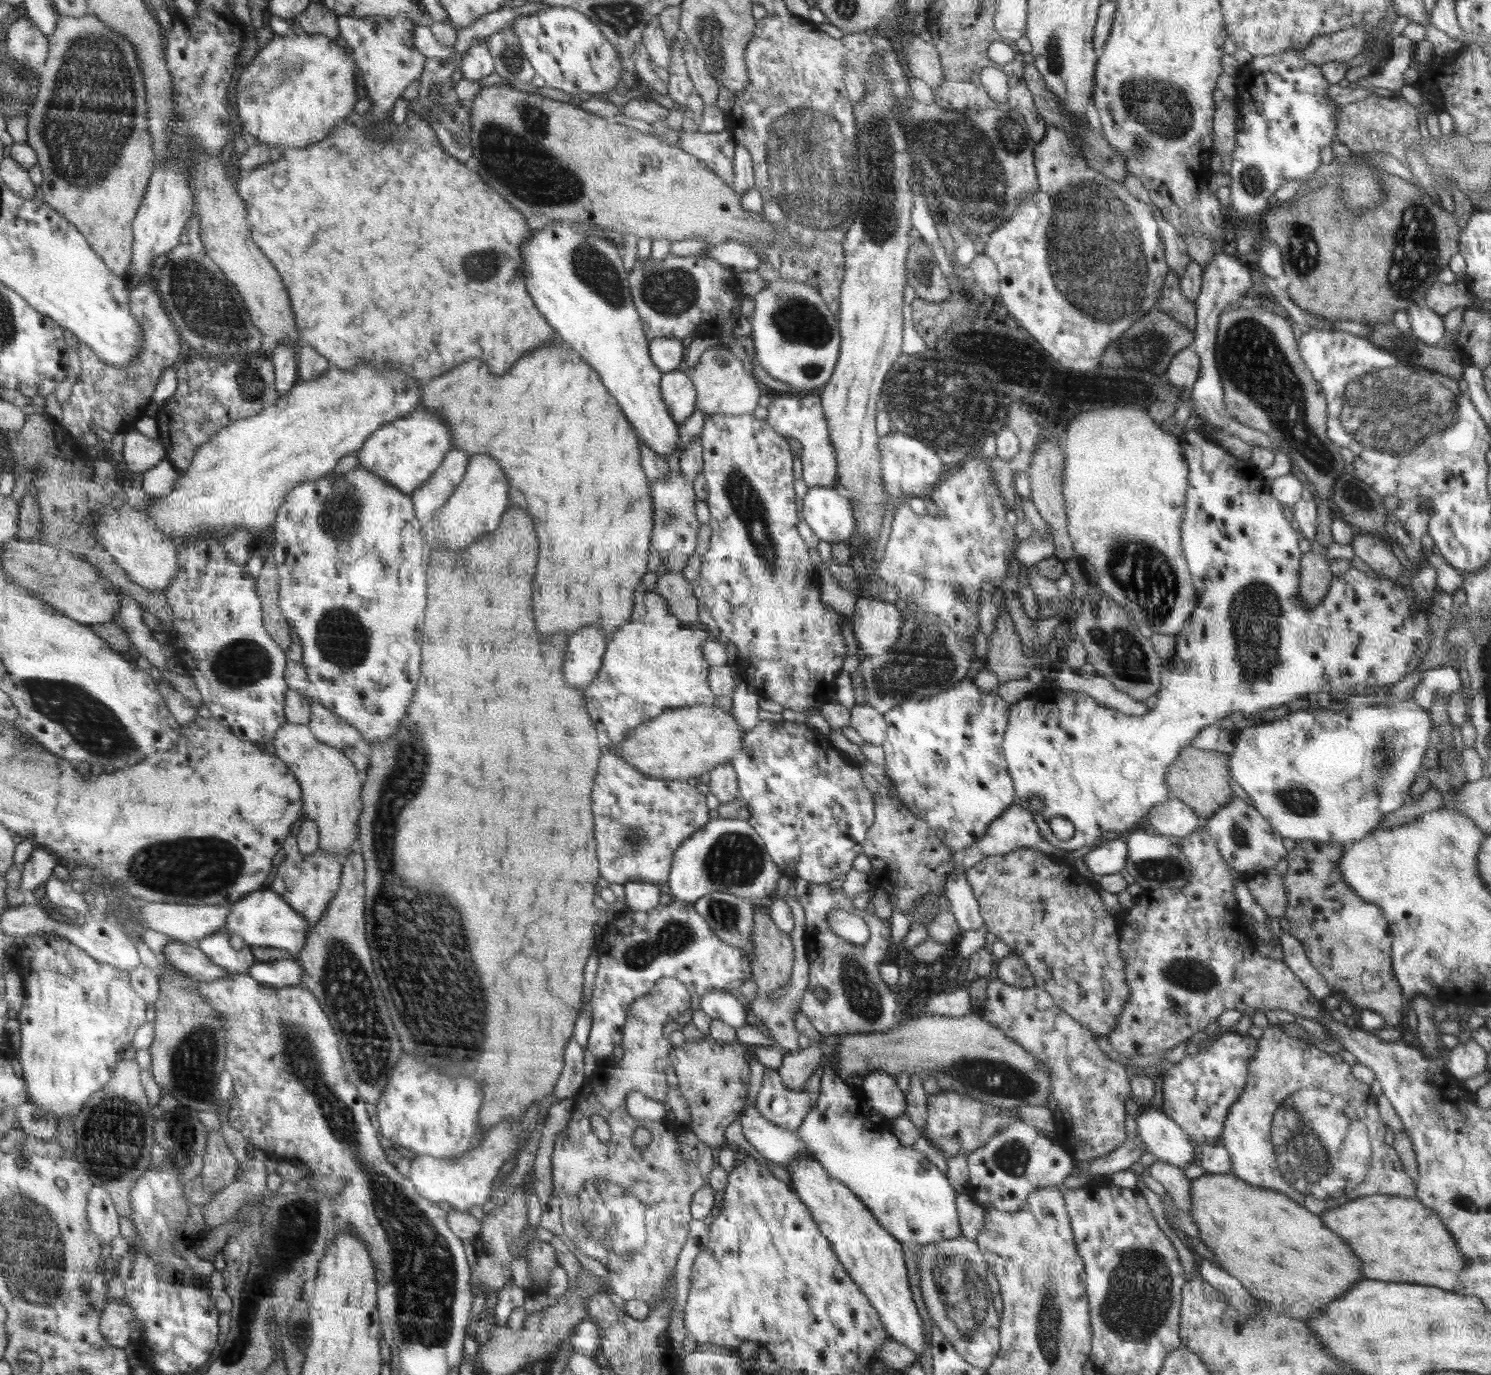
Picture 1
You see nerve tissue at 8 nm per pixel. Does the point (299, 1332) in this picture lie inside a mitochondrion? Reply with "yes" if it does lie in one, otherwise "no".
yes

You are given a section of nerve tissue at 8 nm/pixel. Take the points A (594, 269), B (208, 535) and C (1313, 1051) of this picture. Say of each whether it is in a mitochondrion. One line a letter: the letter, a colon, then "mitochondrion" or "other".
A: mitochondrion
B: other
C: other

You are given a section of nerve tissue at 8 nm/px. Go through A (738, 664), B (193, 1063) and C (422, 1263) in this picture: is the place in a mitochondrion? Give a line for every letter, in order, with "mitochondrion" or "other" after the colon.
A: other
B: mitochondrion
C: mitochondrion

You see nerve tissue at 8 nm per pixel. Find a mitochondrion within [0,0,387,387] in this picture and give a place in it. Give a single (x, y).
(94, 82)

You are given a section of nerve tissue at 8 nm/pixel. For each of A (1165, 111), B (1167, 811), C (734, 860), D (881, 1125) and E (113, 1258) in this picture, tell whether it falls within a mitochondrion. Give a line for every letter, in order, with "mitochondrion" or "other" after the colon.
A: mitochondrion
B: other
C: mitochondrion
D: other
E: other

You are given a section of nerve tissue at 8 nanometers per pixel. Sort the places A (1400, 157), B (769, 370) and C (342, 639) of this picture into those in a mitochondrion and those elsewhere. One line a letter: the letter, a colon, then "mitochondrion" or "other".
A: other
B: other
C: mitochondrion

